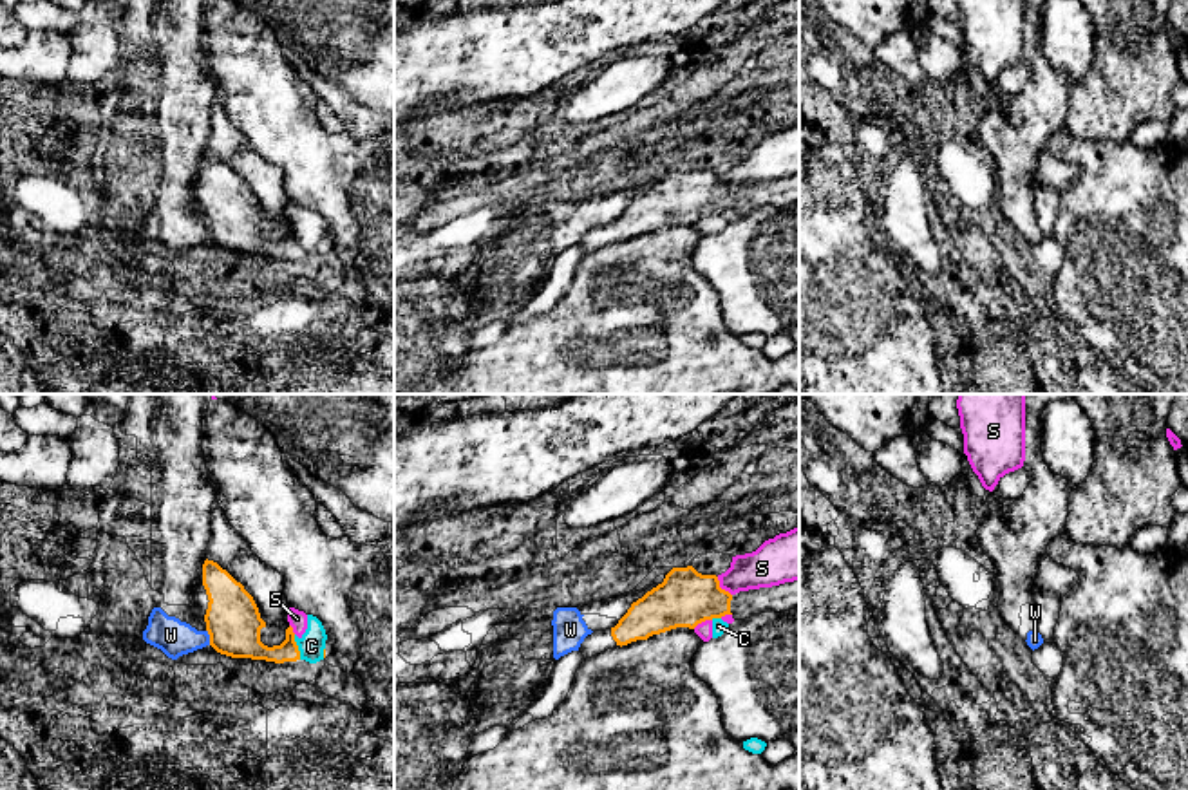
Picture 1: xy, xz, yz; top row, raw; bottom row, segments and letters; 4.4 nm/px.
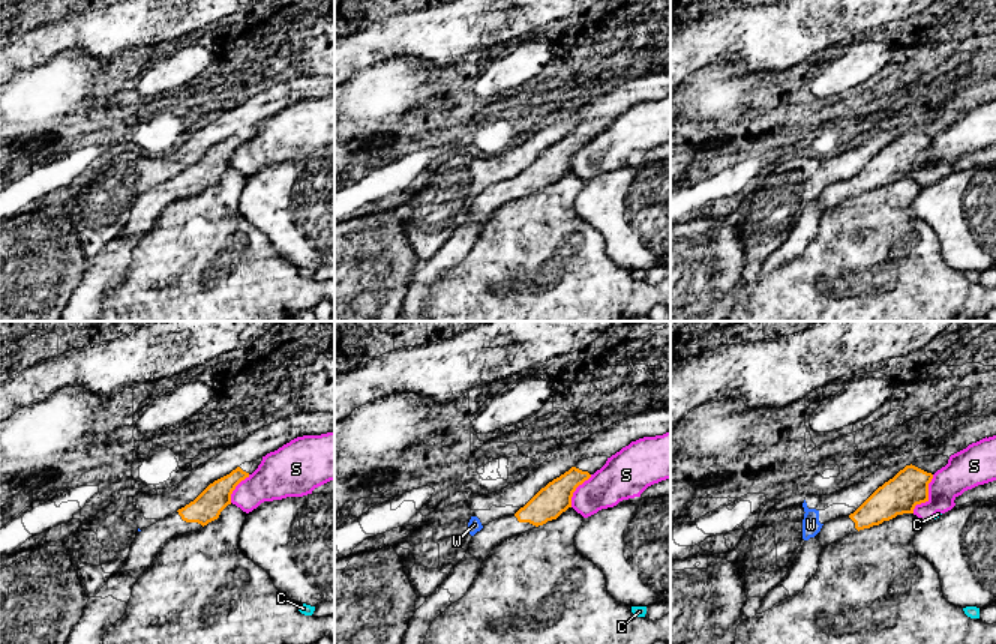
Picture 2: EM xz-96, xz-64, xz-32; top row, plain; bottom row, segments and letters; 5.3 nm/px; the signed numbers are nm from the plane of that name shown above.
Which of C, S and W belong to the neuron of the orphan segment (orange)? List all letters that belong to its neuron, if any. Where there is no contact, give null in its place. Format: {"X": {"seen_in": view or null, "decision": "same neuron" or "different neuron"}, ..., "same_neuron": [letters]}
{"C": {"seen_in": "xy", "decision": "different neuron"}, "S": {"seen_in": "xz", "decision": "different neuron"}, "W": {"seen_in": "xy", "decision": "different neuron"}, "same_neuron": []}

